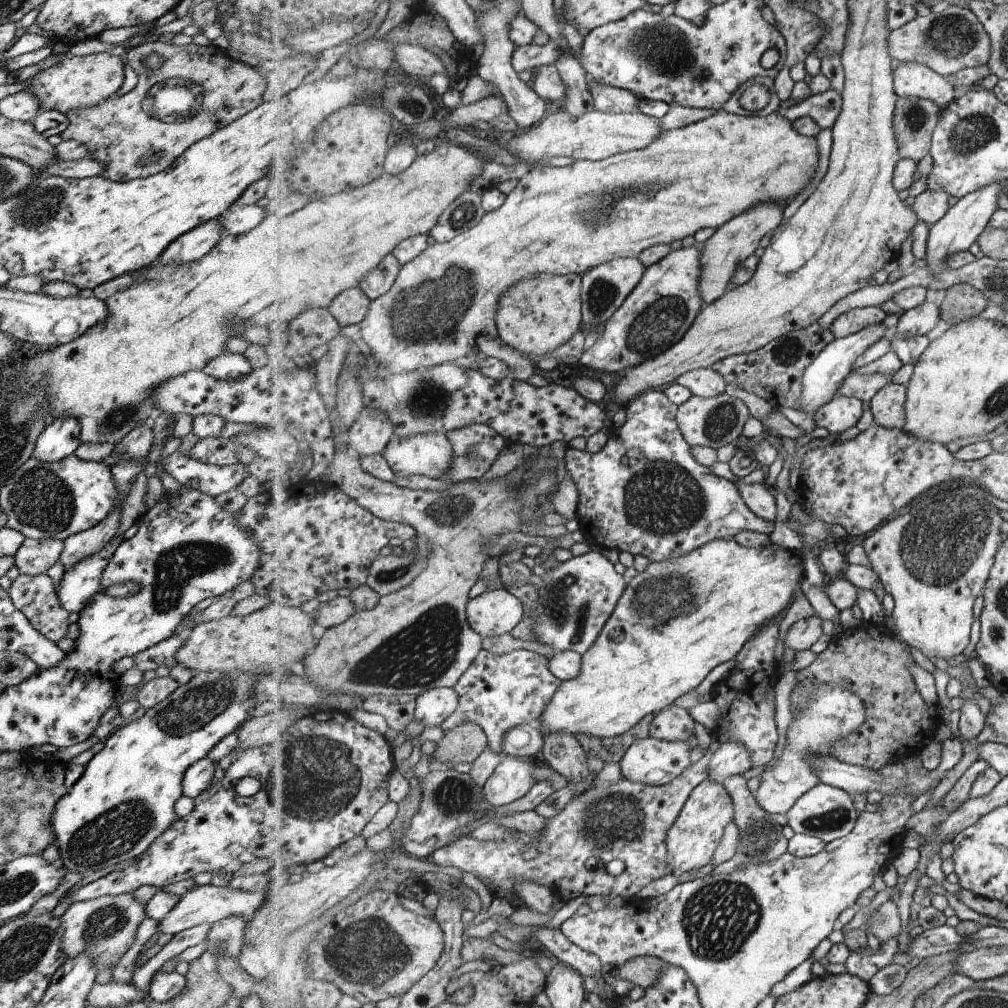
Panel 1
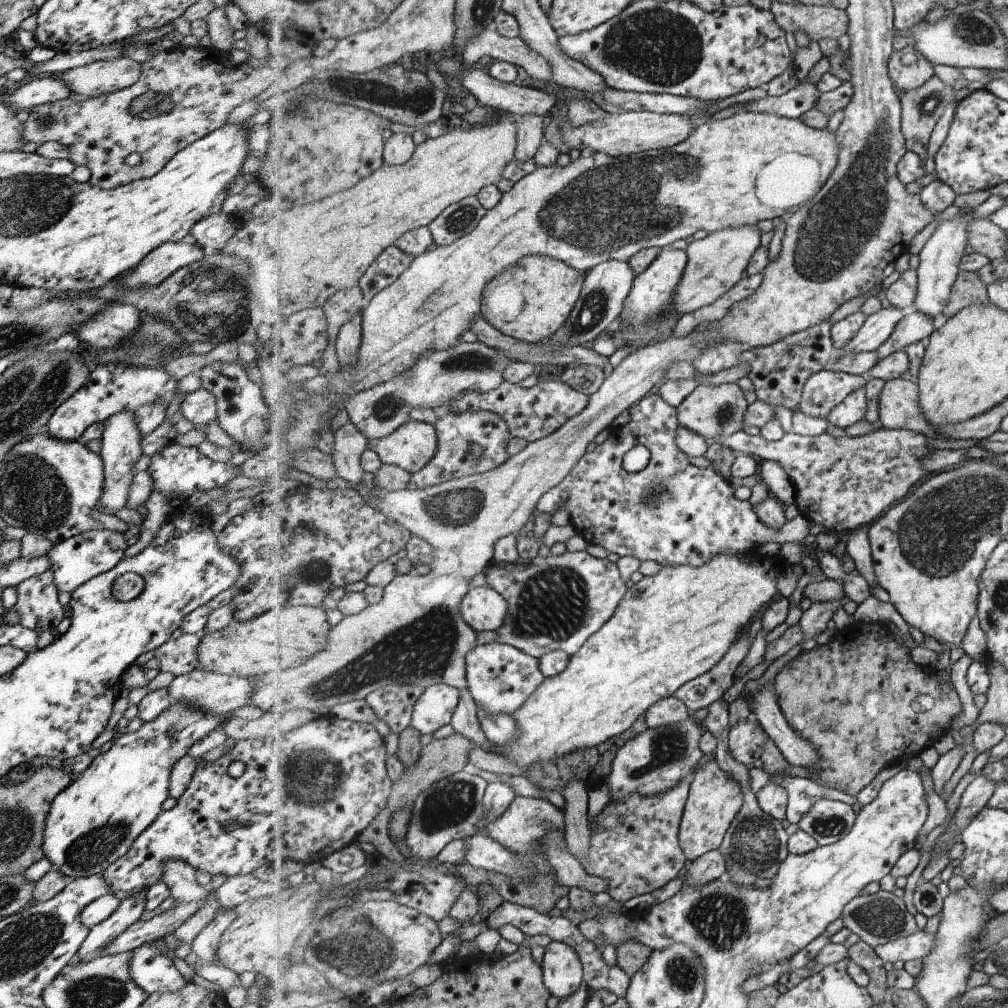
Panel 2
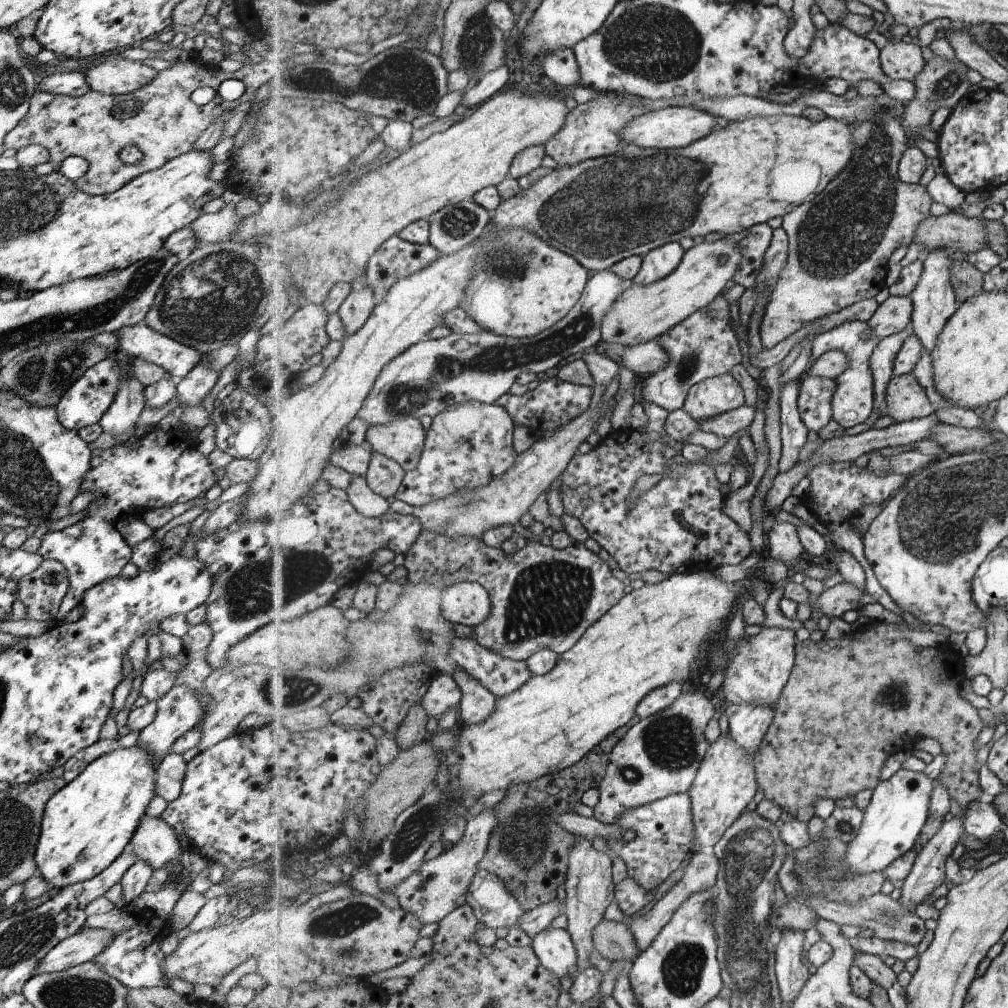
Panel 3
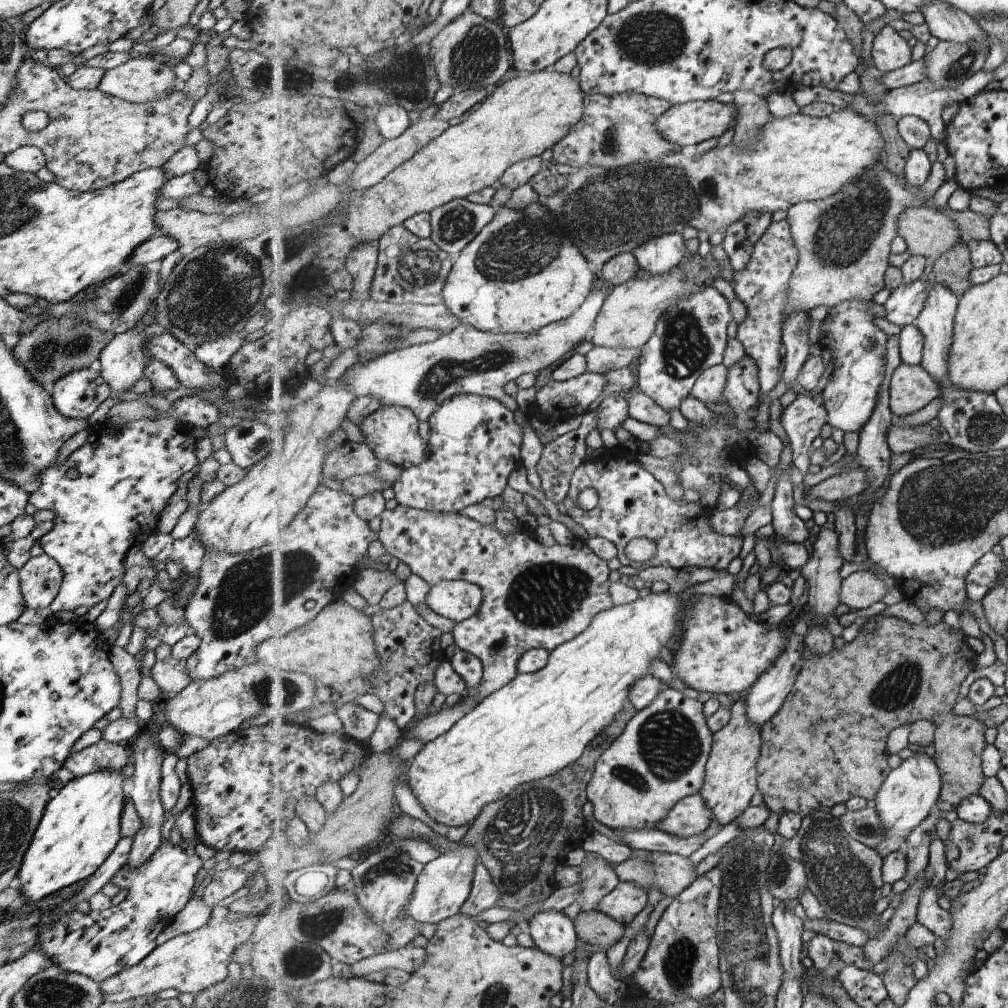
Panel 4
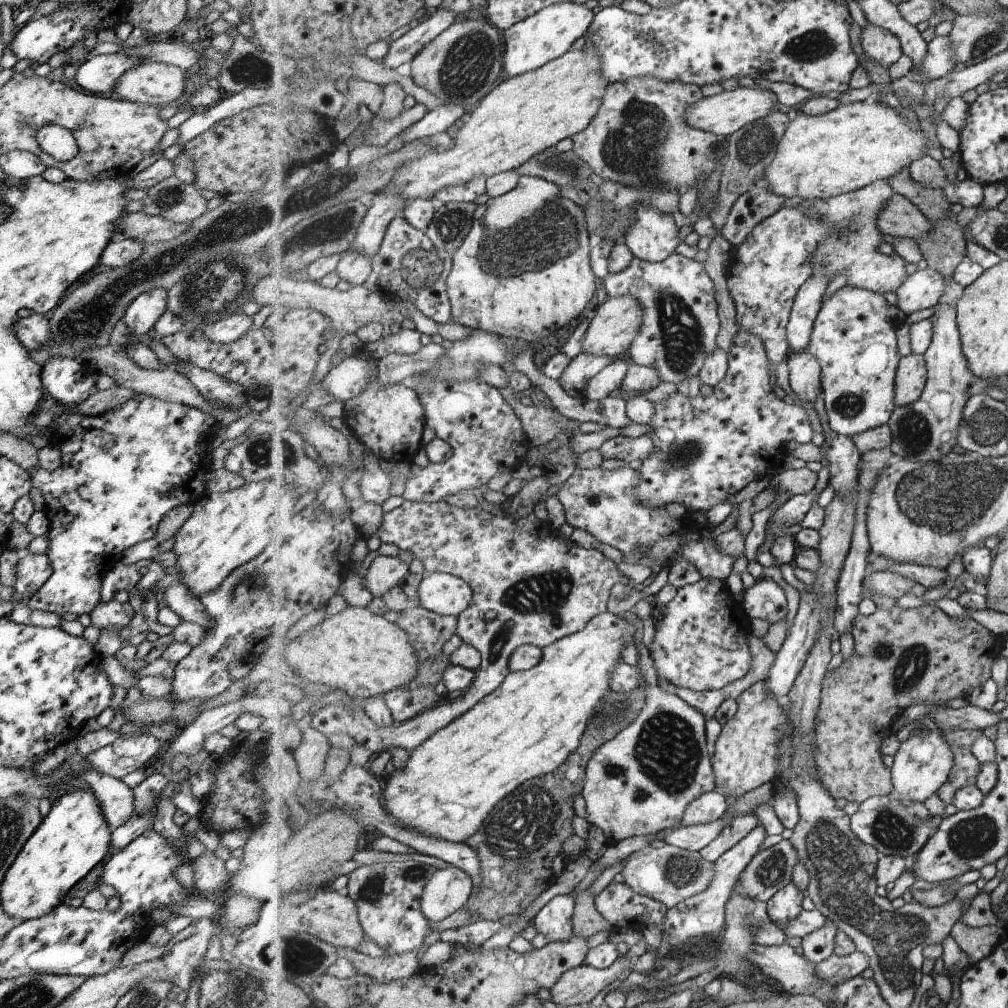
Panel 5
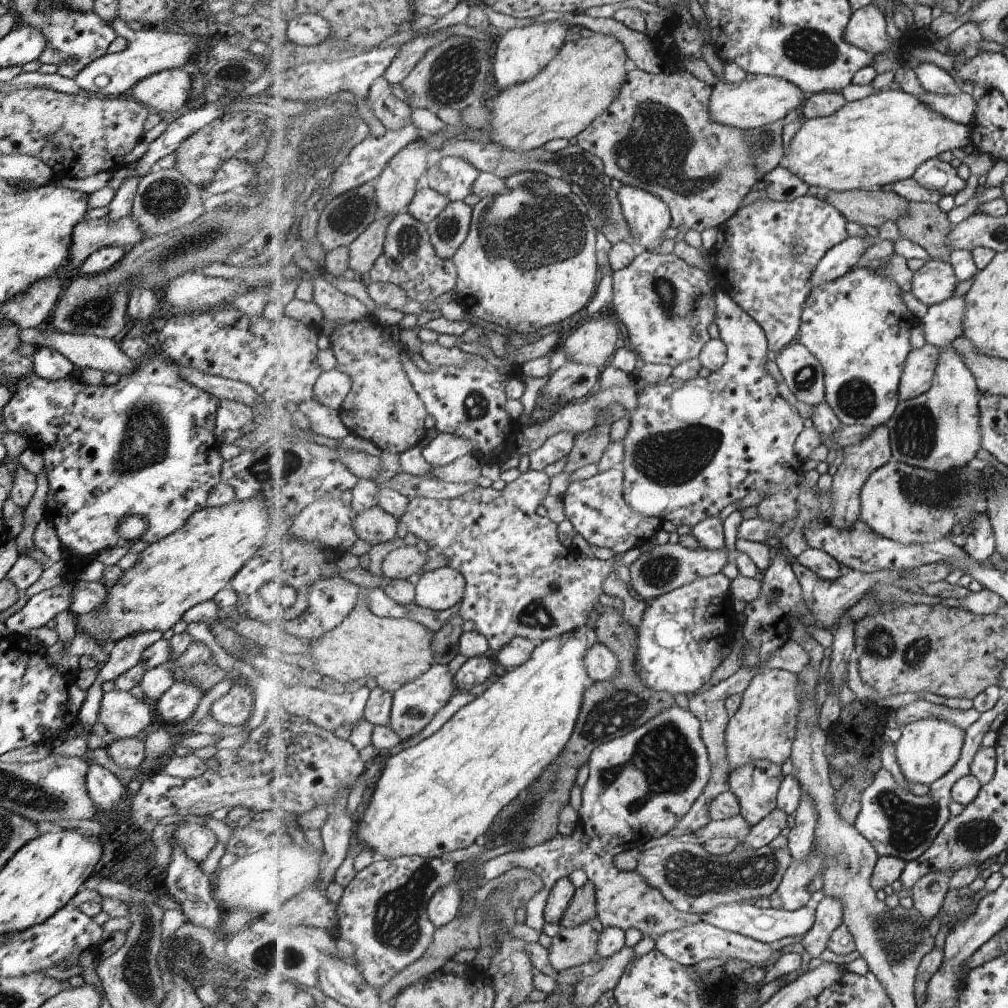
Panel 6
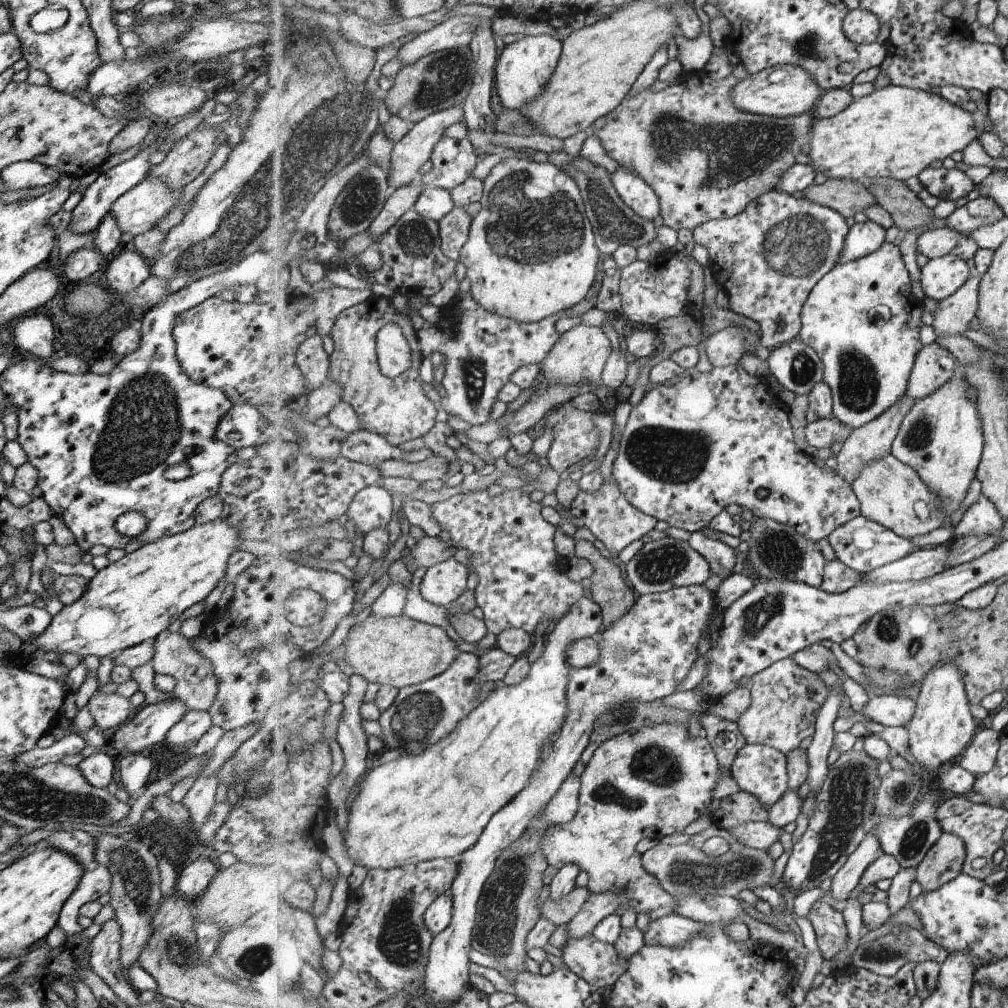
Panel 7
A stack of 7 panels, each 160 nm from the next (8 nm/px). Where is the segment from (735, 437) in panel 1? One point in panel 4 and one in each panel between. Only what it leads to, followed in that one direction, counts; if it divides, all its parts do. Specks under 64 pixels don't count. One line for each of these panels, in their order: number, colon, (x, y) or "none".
2: (715, 412)
3: (719, 395)
4: (711, 388)

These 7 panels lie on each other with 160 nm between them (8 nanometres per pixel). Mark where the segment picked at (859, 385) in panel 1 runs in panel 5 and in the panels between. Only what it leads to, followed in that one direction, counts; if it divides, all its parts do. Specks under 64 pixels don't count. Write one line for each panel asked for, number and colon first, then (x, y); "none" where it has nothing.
2: (827, 389)
3: (815, 403)
4: (802, 420)
5: (705, 449)

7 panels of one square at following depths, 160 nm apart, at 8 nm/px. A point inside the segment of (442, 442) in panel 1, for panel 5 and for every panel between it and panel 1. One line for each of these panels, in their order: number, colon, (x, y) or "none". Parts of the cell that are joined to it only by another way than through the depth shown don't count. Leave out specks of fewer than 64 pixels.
2: (414, 445)
3: (405, 440)
4: (392, 432)
5: (389, 419)

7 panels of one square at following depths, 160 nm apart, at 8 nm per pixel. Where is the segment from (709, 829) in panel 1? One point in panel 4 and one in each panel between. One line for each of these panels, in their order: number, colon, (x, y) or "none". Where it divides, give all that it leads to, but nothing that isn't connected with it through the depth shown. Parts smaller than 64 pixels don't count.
2: (716, 798)
3: (726, 785)
4: (731, 779)

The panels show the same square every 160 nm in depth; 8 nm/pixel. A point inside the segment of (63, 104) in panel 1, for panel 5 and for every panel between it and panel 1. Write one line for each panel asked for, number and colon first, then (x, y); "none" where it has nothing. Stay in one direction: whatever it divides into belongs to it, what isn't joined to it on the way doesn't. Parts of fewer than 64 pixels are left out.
2: (99, 78)
3: (118, 76)
4: (140, 79)
5: (151, 83)

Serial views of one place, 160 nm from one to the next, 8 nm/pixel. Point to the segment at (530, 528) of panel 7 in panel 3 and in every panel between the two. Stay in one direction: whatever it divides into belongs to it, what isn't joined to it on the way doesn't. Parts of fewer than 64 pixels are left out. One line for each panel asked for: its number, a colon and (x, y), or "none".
3: (543, 598)
4: (544, 597)
5: (528, 589)
6: (520, 580)

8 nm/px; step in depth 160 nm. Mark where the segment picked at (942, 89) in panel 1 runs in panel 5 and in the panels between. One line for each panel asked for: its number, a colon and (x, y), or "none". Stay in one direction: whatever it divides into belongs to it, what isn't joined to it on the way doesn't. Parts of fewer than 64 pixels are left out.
2: (910, 70)
3: (902, 59)
4: (891, 51)
5: (881, 45)

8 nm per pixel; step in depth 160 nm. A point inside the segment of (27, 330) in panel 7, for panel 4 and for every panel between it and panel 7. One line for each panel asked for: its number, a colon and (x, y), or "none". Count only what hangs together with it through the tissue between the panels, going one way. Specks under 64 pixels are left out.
4: (77, 395)
5: (68, 382)
6: (47, 363)

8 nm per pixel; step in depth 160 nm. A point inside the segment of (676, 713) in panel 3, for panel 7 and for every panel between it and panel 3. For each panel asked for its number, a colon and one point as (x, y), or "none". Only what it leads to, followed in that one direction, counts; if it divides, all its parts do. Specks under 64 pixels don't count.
4: (661, 758)
5: (640, 783)
6: (640, 786)
7: (656, 781)

